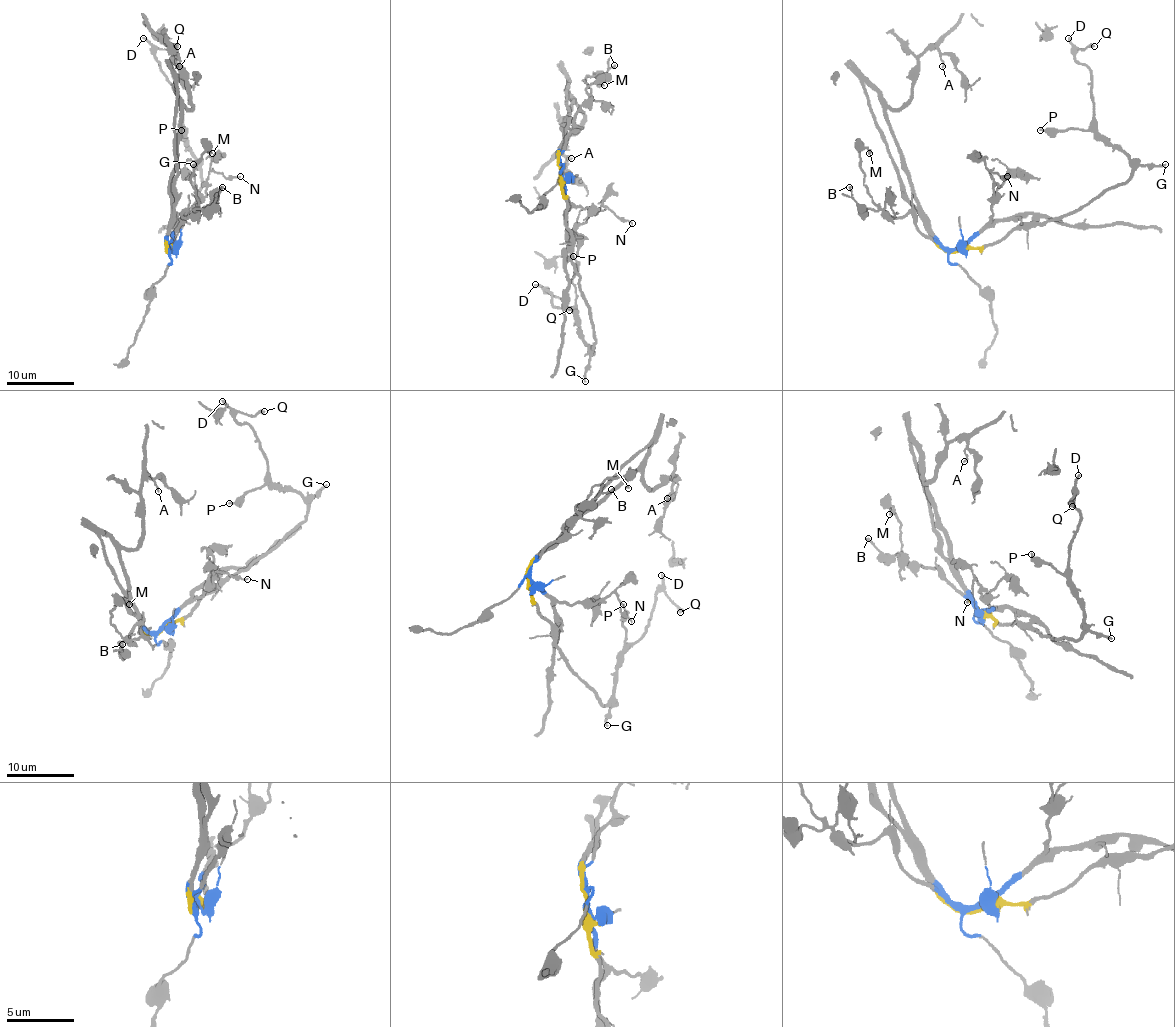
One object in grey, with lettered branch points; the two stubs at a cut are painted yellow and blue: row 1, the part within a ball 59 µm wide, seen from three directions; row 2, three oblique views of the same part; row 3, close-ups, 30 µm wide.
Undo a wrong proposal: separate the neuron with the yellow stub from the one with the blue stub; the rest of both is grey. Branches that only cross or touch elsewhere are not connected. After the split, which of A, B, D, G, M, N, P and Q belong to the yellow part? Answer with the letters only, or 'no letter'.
D, G, P, Q

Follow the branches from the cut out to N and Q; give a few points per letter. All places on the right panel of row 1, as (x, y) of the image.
N: (957, 248), (969, 243), (993, 214), (993, 178), (989, 172), (1008, 177)
Q: (957, 250), (1072, 214), (1130, 177), (1132, 162), (1096, 128), (1091, 72), (1074, 56), (1094, 46)

